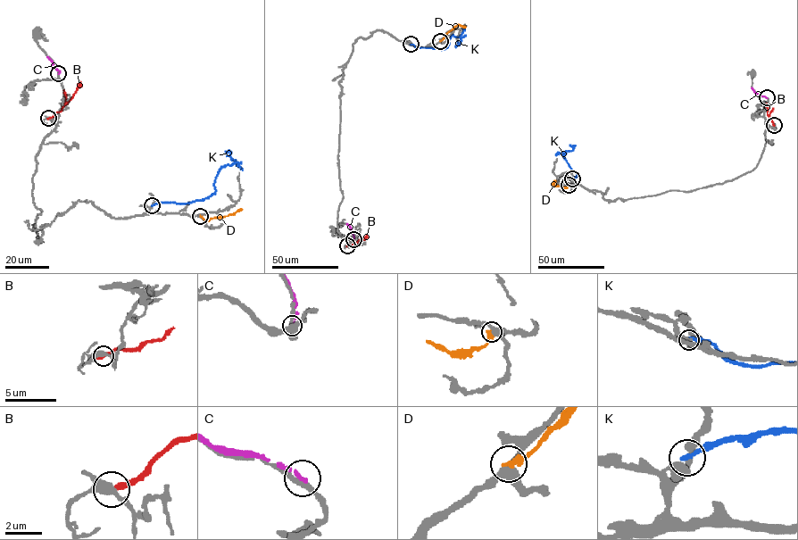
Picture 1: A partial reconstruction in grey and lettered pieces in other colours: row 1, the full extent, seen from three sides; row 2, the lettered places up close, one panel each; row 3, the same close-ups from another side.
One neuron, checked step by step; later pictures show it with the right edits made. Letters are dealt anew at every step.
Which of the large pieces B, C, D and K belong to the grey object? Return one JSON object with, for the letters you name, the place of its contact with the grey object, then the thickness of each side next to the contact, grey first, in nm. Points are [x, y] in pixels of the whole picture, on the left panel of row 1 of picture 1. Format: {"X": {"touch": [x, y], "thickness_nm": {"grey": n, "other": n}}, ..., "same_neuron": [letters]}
{"same_neuron": []}

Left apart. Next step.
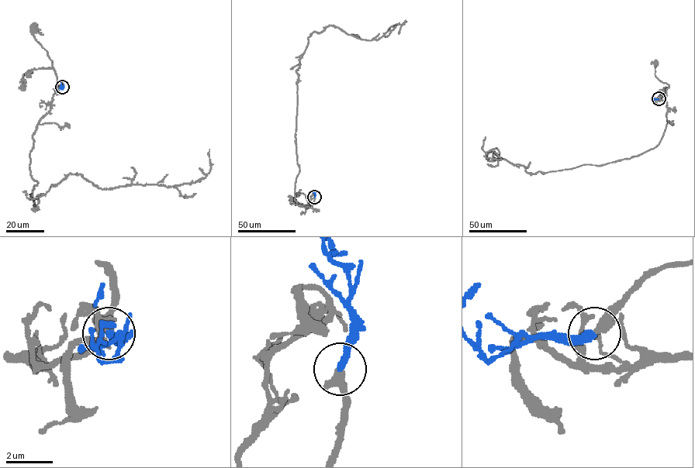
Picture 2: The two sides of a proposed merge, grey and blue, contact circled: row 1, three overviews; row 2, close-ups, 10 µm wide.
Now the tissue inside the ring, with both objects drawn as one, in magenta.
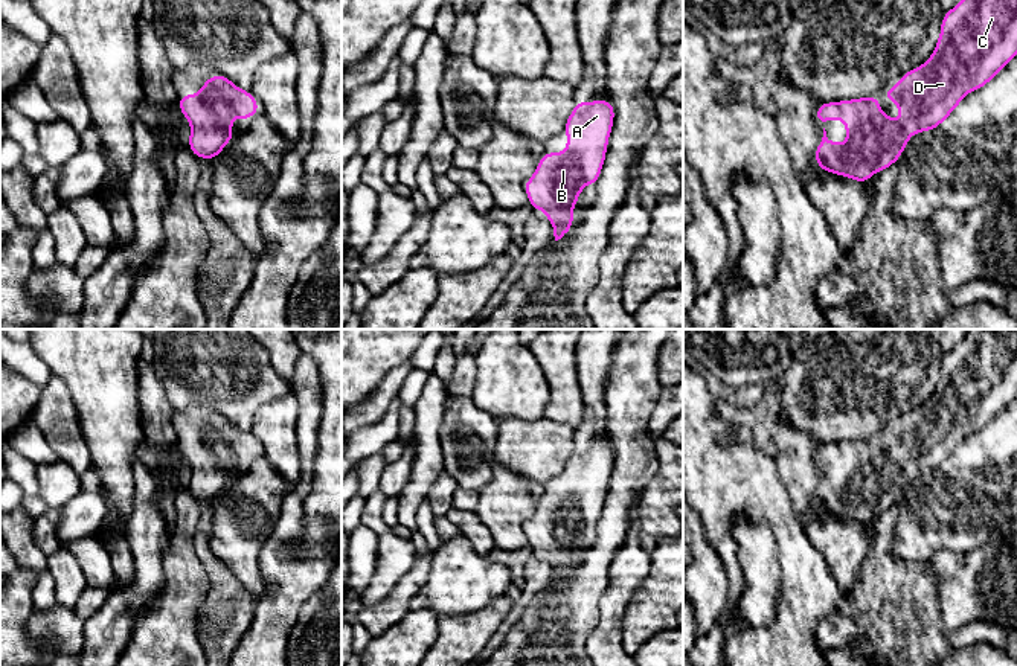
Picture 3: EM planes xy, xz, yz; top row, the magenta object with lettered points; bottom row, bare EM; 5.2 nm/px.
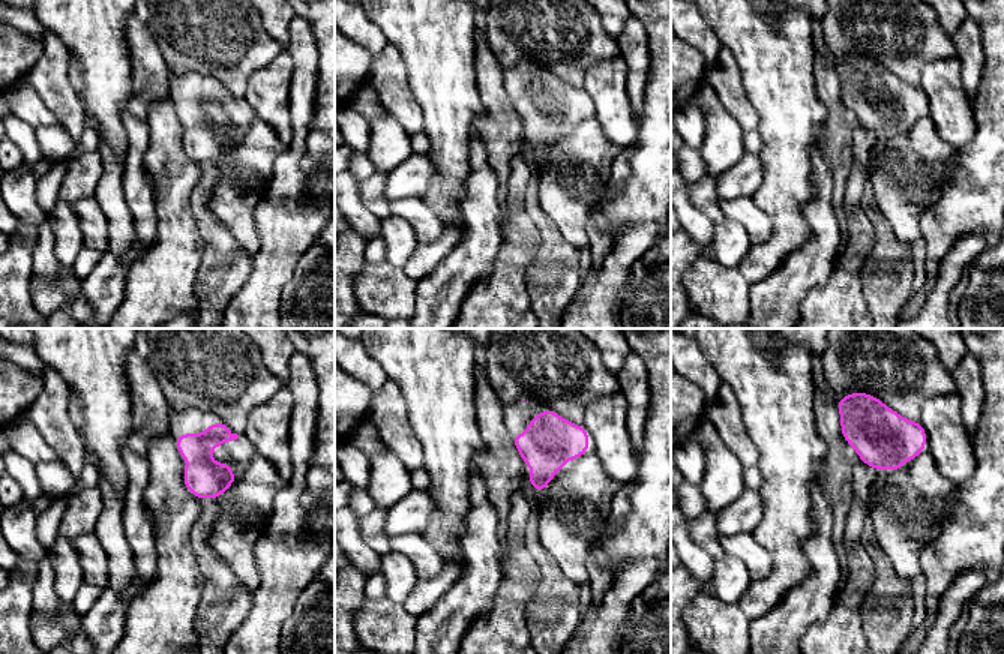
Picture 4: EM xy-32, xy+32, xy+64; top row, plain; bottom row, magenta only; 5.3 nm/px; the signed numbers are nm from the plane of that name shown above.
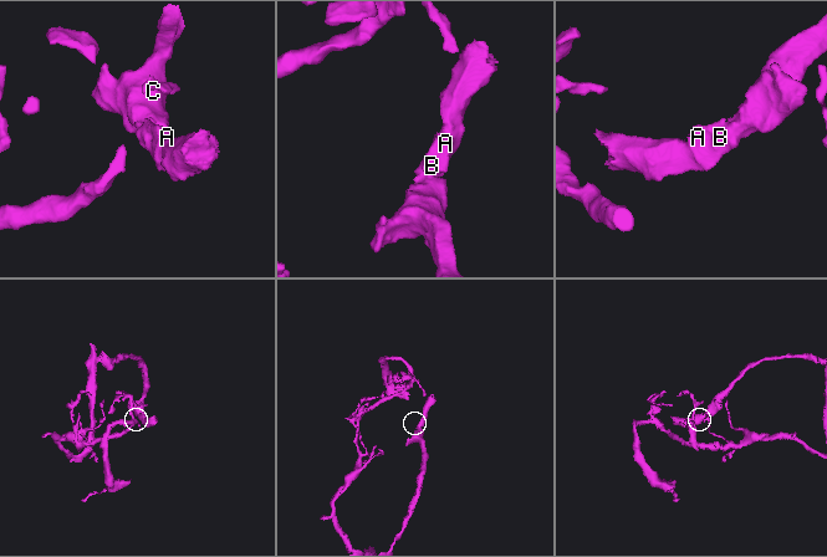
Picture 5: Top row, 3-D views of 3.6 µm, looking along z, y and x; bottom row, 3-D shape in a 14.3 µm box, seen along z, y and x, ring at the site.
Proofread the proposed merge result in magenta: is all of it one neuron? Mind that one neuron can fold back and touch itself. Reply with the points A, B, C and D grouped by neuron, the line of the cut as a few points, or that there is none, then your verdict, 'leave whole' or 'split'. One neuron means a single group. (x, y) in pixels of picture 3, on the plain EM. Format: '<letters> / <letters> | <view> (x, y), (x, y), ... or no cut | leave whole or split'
A B C D | no cut | leave whole

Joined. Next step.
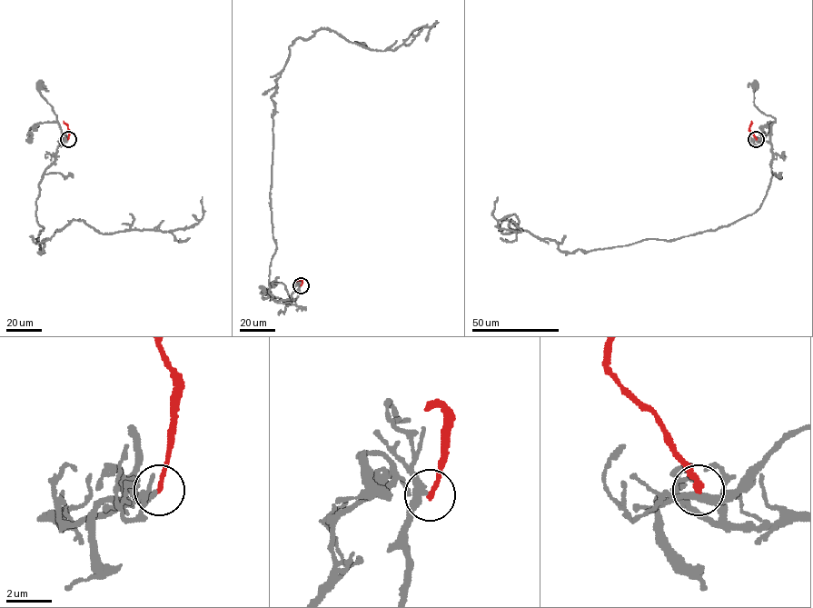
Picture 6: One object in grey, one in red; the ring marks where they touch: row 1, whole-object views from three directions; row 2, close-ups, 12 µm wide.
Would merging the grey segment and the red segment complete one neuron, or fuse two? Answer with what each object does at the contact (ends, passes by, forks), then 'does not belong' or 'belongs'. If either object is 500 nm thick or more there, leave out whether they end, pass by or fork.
grey passes by; red ends there; does not belong

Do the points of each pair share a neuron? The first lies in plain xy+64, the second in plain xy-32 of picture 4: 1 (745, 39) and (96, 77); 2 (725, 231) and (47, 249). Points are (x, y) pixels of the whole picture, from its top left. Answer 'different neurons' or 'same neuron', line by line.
1: same neuron
2: different neurons

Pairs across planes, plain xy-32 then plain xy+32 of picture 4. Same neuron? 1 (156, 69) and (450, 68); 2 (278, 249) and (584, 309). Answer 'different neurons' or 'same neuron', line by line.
1: different neurons
2: same neuron

